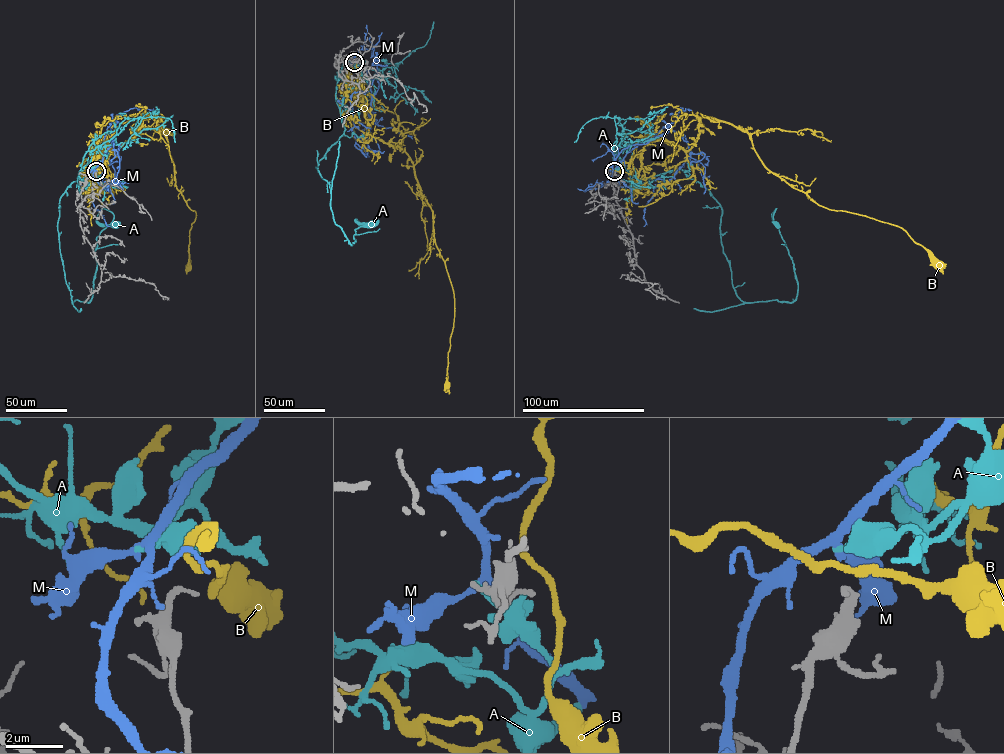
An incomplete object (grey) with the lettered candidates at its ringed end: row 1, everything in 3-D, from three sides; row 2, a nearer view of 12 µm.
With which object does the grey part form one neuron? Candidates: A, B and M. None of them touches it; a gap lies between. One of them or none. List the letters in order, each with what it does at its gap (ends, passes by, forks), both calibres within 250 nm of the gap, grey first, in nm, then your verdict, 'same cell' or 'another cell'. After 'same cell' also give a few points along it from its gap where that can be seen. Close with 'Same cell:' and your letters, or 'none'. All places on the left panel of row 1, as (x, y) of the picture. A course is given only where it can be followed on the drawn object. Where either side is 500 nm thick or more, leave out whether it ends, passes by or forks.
A: it forks | 320/400 nm | same cell | via (96, 170), (82, 167), (77, 178), (85, 175), (59, 200), (72, 302), (92, 298), (96, 238), (115, 225)
B: it passes by | 320/200 nm | another cell
M: it forks | 320/170 nm | another cell
Same cell: A

